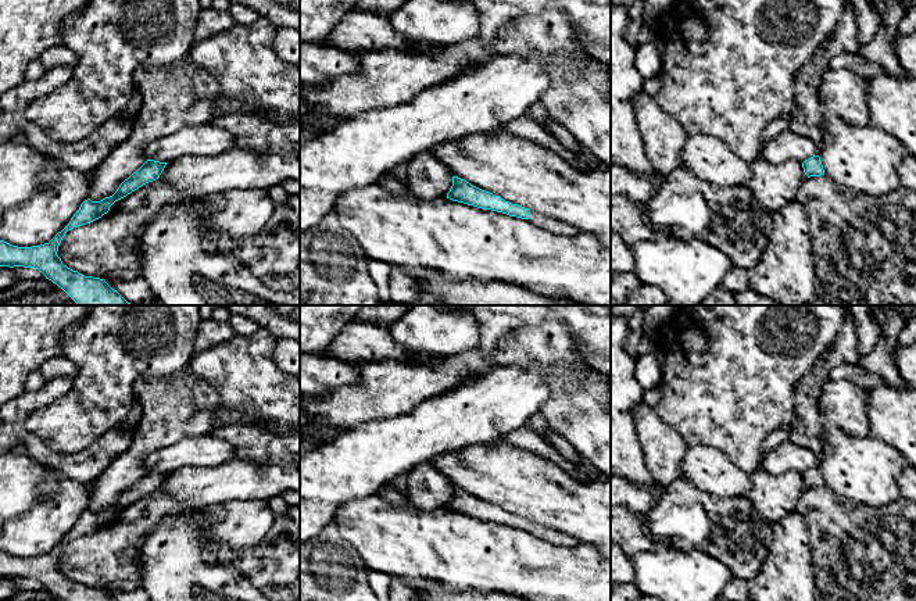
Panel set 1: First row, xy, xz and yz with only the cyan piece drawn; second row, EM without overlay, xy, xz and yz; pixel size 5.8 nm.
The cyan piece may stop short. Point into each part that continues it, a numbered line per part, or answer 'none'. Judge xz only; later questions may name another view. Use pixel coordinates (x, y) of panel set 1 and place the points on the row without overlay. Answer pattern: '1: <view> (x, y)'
1: xz (541, 532)

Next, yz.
none

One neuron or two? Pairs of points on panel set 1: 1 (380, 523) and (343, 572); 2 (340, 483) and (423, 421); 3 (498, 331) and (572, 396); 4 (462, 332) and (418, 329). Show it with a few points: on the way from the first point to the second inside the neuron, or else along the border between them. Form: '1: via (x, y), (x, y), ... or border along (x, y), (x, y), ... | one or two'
1: border along (337, 528), (337, 532), (354, 548), (367, 568) | two
2: via (361, 462), (383, 449), (403, 442) | one
3: via (521, 333), (528, 333), (568, 374) | one
4: via (451, 332), (429, 329) | one

